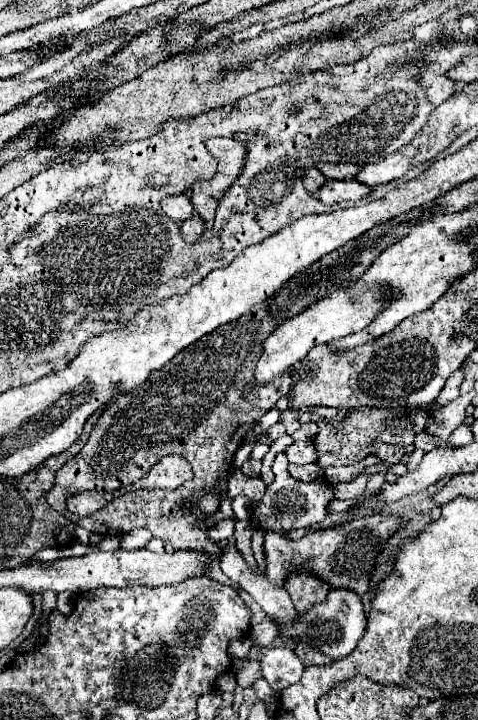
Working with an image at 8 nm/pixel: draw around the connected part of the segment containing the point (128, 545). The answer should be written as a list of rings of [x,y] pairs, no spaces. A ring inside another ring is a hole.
[[[135,529],[135,531],[129,531],[123,535],[121,539],[121,549],[137,549],[137,547],[145,547],[147,541],[151,539],[153,535],[147,531],[147,529]]]

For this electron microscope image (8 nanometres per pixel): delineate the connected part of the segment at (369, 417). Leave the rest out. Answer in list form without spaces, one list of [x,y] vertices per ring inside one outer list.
[[[365,407],[349,411],[349,417],[341,425],[335,425],[335,427],[327,427],[323,421],[319,421],[319,433],[315,437],[317,465],[325,467],[325,465],[353,465],[353,463],[359,463],[361,459],[365,459],[371,453],[371,443],[373,441],[383,441],[383,443],[391,443],[391,445],[409,445],[409,443],[413,443],[413,437],[417,433],[427,429],[429,423],[431,423],[431,419],[427,421],[427,411],[425,409],[409,411],[409,409],[365,409]]]

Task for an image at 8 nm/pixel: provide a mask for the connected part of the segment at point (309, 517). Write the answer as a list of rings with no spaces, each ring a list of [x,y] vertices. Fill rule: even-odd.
[[[277,453],[275,463],[273,463],[273,473],[275,481],[267,485],[267,491],[261,501],[253,505],[253,515],[251,523],[263,531],[291,531],[291,529],[301,529],[301,527],[317,527],[319,523],[325,521],[327,517],[327,503],[333,499],[333,487],[327,485],[325,481],[297,481],[289,475],[287,471],[287,457],[285,453]]]

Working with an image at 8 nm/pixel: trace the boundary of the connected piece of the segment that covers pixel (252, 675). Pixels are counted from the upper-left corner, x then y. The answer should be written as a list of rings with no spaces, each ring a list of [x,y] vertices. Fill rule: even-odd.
[[[233,659],[233,669],[235,669],[235,675],[237,675],[239,687],[251,687],[251,685],[261,677],[259,661]]]

